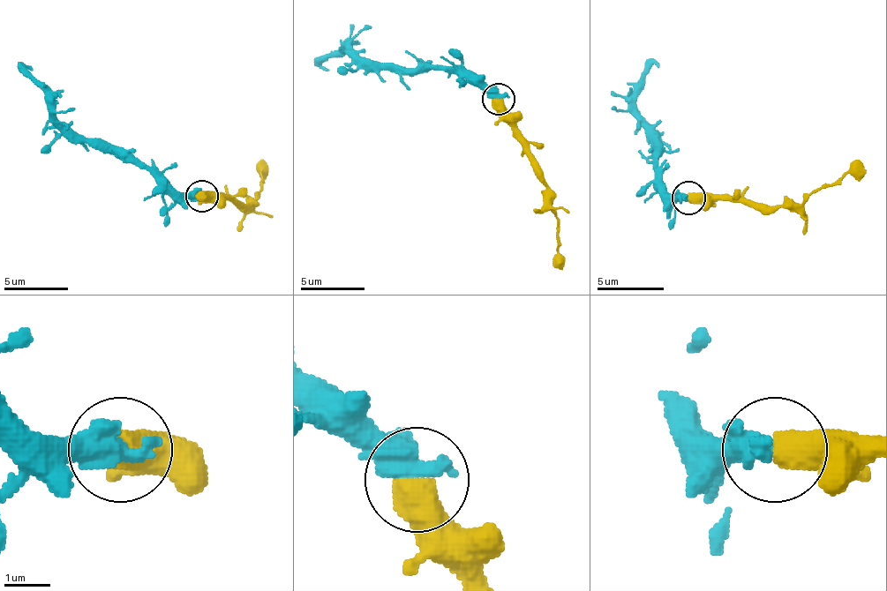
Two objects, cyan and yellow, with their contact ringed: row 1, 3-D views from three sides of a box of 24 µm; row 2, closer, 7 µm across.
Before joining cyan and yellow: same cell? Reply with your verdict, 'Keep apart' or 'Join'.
Join

